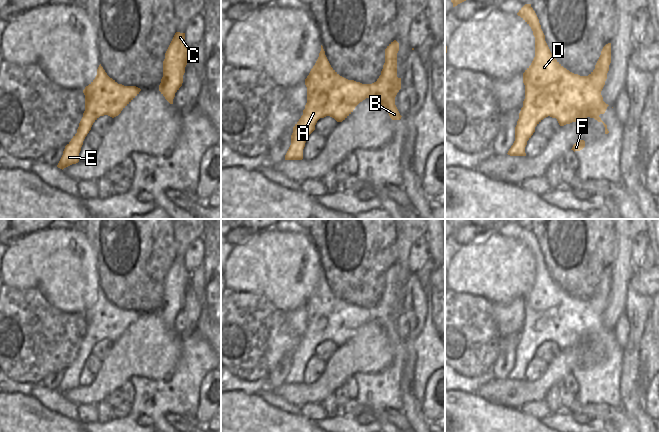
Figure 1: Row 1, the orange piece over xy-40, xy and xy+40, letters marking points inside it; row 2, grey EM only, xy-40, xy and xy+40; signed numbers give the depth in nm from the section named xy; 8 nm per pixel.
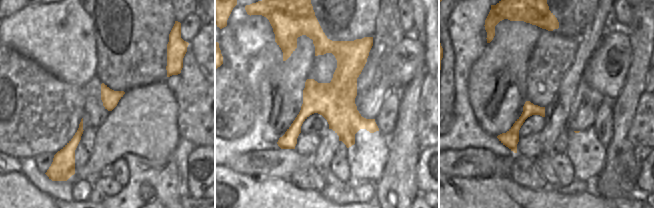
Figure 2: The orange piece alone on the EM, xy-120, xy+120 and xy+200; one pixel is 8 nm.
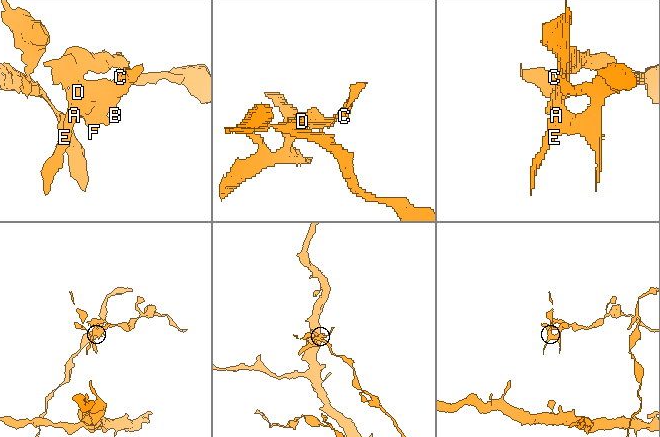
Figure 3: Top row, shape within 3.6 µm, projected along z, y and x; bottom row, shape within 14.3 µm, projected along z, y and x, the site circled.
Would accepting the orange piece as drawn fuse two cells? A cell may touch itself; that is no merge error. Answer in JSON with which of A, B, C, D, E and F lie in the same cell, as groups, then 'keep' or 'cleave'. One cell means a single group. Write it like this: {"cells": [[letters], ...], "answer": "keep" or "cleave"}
{"cells": [["A", "B", "C", "D", "E", "F"]], "answer": "keep"}

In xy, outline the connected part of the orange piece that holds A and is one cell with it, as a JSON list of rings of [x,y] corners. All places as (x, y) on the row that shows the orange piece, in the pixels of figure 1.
[[[394,40],[385,49],[385,63],[381,75],[372,84],[362,84],[354,80],[348,80],[340,76],[330,65],[323,46],[319,57],[305,79],[307,87],[307,103],[303,110],[303,115],[293,127],[291,135],[291,145],[285,155],[285,160],[302,160],[303,149],[309,135],[315,130],[315,125],[320,118],[330,116],[337,122],[345,120],[355,109],[355,107],[366,98],[376,98],[387,110],[392,120],[400,120],[401,115],[395,105],[395,97],[401,89],[401,78],[397,77],[397,53],[399,43]]]

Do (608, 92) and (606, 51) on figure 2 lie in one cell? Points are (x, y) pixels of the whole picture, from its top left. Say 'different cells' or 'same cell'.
same cell

